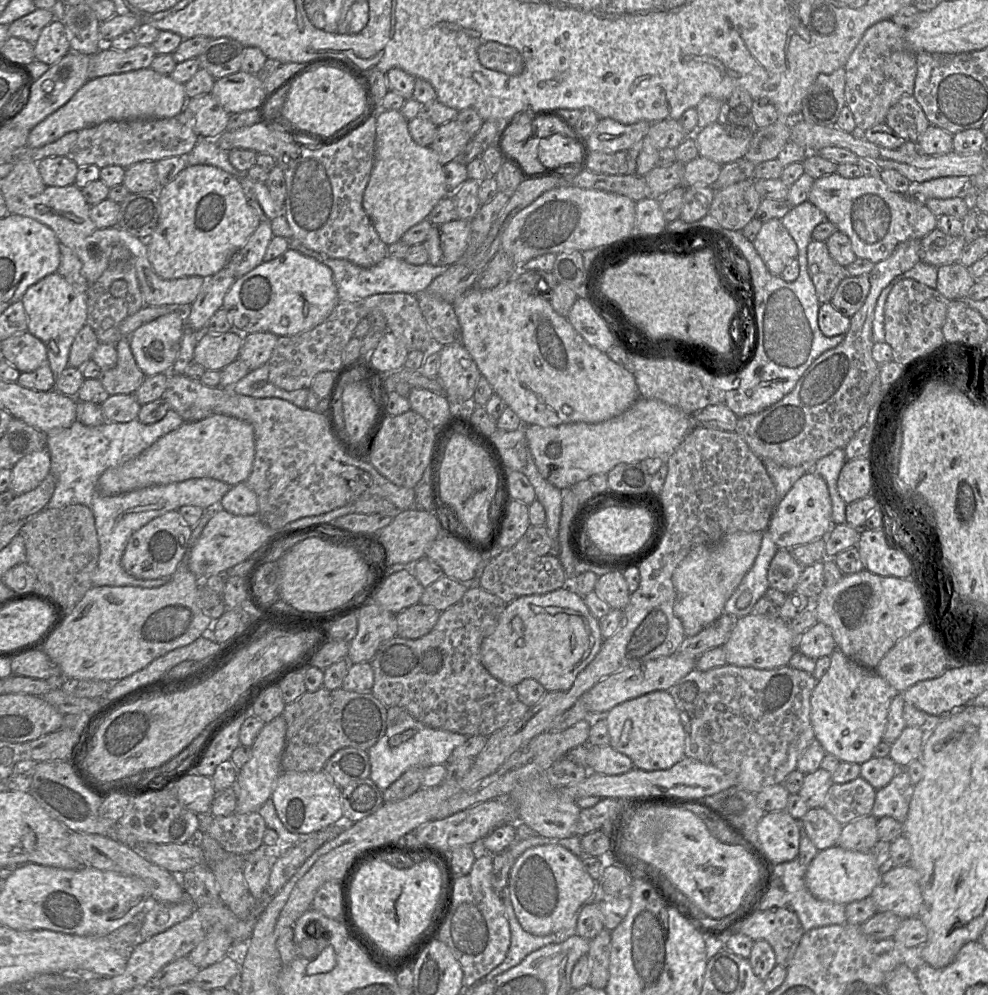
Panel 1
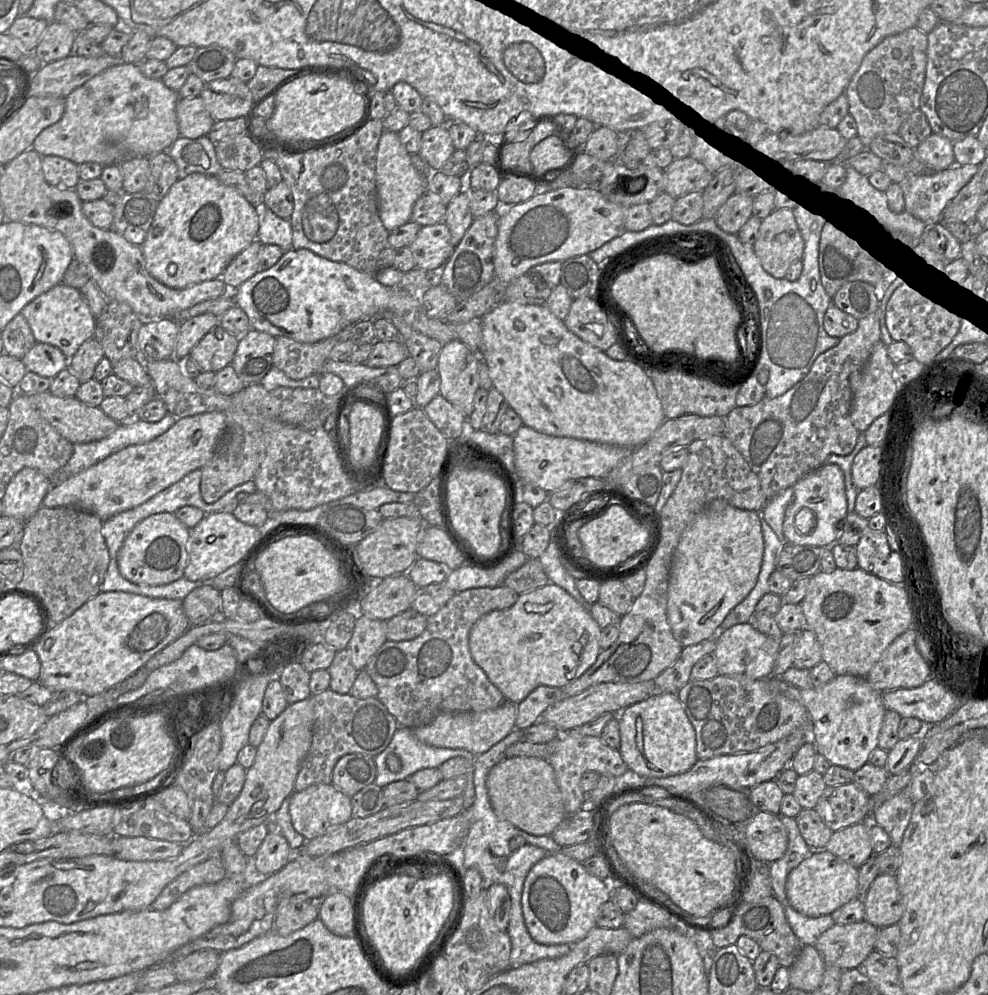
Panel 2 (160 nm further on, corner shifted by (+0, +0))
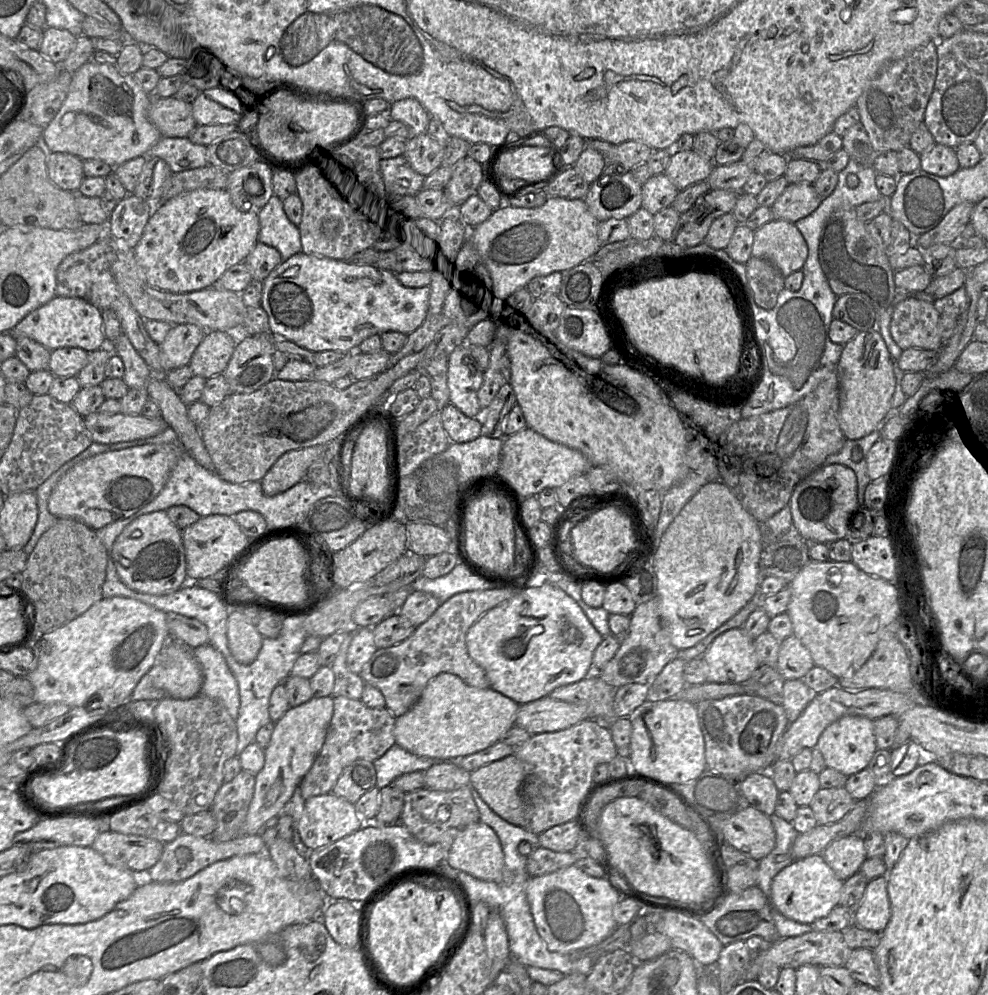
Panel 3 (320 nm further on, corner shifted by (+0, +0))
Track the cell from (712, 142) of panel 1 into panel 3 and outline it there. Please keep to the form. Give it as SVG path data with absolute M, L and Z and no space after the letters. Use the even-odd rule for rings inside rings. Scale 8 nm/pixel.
M672 150L664 173L679 191L683 191L693 184L706 181L714 167L713 160L703 158L695 150Z

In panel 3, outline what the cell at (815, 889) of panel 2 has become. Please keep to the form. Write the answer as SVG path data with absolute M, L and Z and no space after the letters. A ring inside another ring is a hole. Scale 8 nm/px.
M821 854L794 860L772 880L772 905L786 918L802 924L812 924L824 918L839 905L844 881L839 879Z

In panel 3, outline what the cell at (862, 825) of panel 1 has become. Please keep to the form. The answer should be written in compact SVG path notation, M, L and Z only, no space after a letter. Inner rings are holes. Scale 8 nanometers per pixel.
M852 834L829 844L821 855L842 881L858 872L867 859L863 837Z

